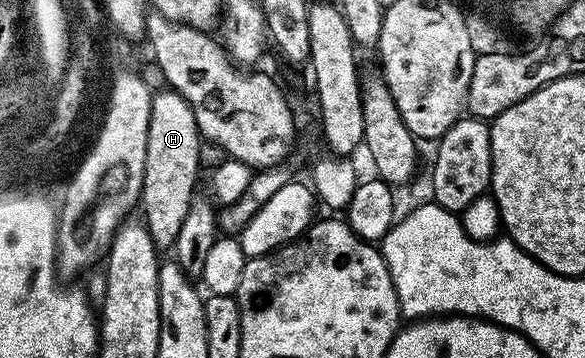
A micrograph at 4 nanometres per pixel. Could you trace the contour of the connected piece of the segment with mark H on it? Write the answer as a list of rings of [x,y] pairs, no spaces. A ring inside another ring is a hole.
[[[162,89],[151,98],[150,124],[148,125],[148,145],[146,146],[146,160],[144,161],[144,185],[142,186],[142,198],[140,211],[146,214],[144,224],[151,239],[159,252],[171,250],[180,233],[180,224],[184,222],[184,216],[188,214],[188,205],[196,198],[194,186],[198,183],[200,166],[198,154],[203,140],[196,125],[196,117],[192,113],[190,103],[178,91]]]

